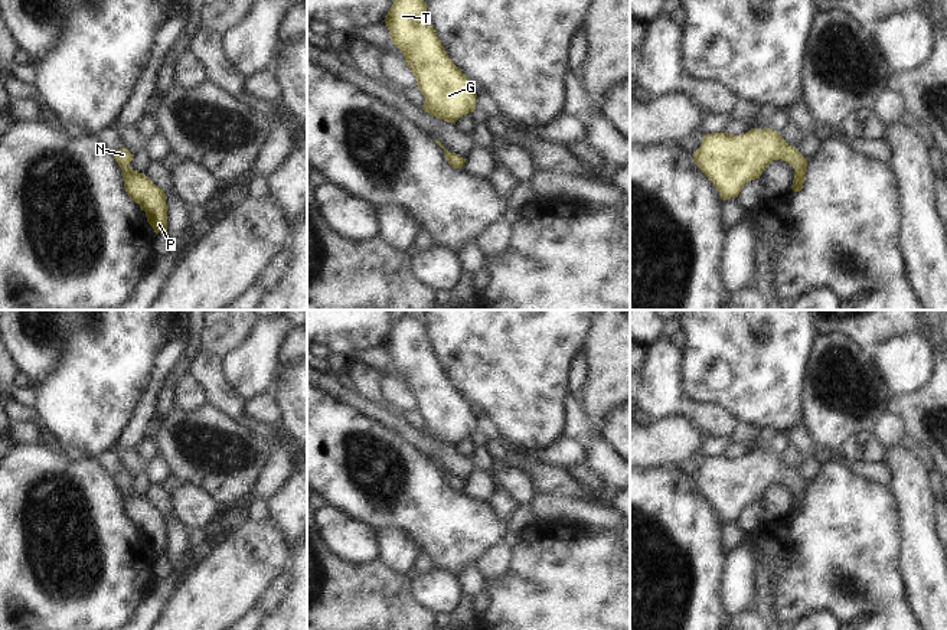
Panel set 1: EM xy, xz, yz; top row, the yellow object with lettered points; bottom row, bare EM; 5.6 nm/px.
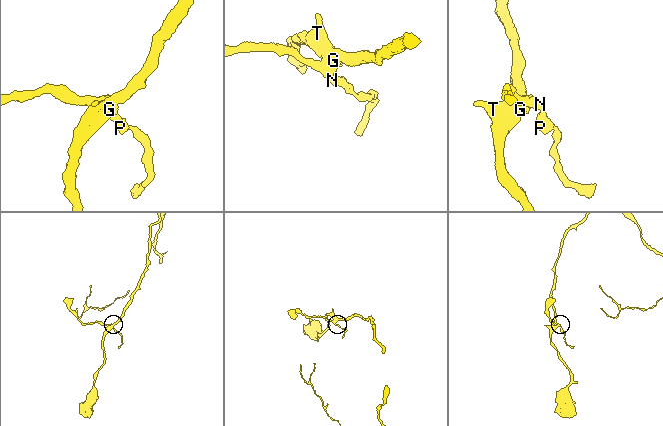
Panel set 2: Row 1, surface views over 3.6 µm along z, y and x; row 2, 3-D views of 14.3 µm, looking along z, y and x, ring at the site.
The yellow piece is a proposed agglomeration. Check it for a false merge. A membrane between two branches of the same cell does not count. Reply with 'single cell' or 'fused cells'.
single cell

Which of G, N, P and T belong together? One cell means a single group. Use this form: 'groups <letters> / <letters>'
groups G N P T

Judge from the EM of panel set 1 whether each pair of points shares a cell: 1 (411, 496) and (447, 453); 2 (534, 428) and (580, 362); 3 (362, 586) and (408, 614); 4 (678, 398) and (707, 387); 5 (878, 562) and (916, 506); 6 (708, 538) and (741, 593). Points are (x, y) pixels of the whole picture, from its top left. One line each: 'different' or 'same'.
1: different
2: different
3: same
4: different
5: different
6: different

